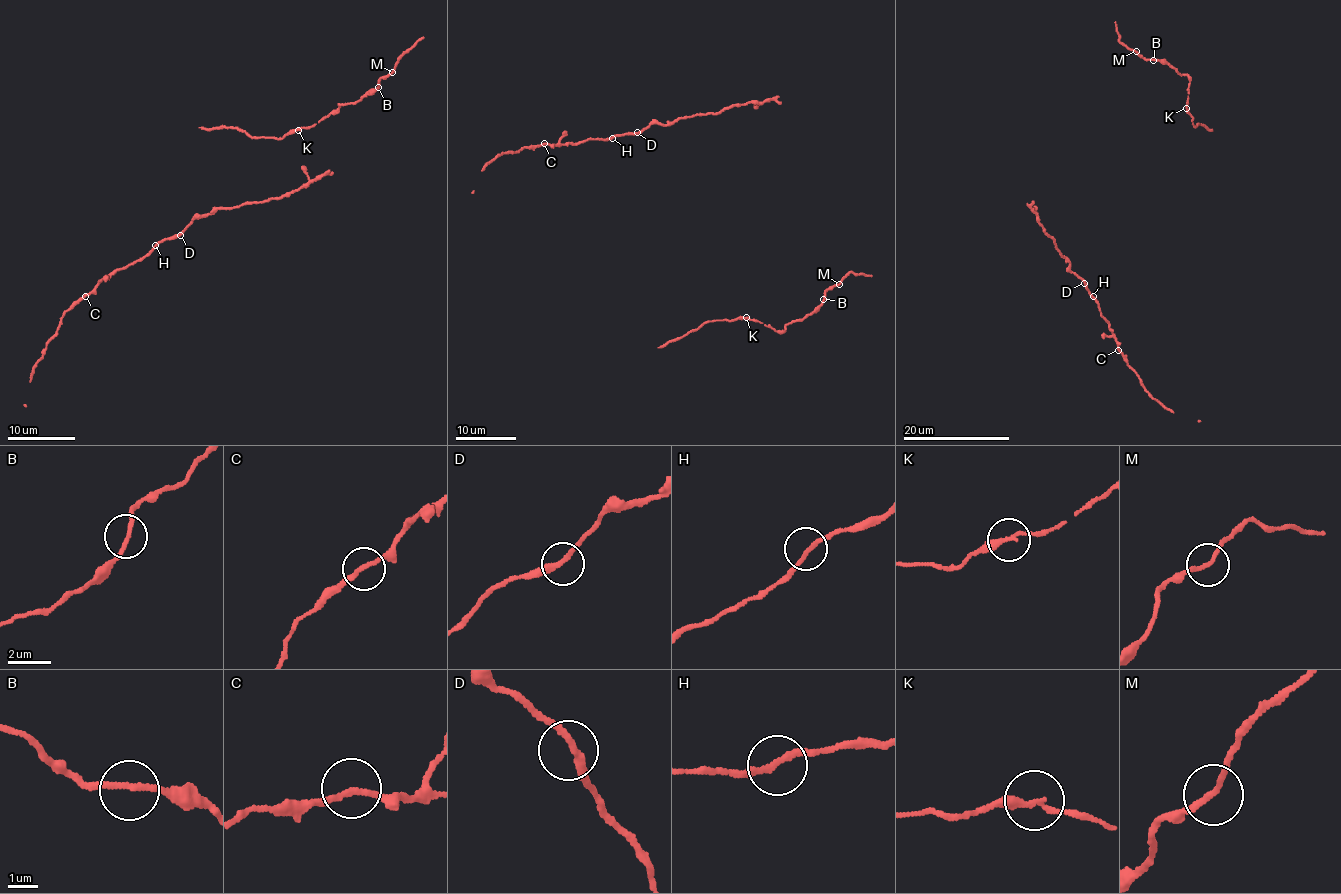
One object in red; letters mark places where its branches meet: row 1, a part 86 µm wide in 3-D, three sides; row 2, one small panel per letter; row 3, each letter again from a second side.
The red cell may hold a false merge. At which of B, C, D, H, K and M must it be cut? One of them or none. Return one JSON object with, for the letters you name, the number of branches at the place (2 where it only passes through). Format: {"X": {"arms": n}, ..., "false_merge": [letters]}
{"false_merge": []}

